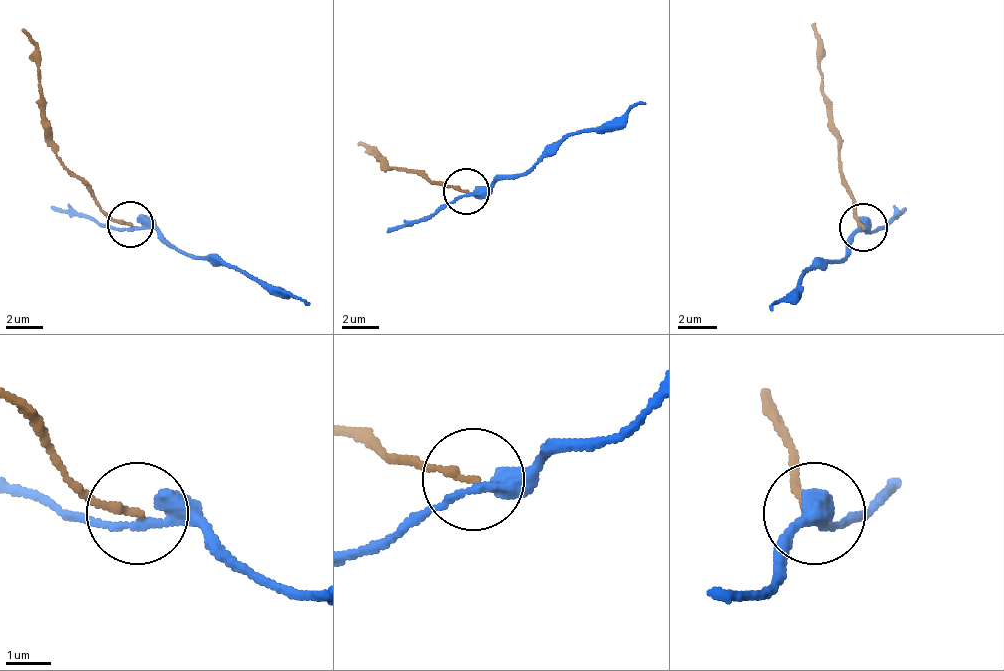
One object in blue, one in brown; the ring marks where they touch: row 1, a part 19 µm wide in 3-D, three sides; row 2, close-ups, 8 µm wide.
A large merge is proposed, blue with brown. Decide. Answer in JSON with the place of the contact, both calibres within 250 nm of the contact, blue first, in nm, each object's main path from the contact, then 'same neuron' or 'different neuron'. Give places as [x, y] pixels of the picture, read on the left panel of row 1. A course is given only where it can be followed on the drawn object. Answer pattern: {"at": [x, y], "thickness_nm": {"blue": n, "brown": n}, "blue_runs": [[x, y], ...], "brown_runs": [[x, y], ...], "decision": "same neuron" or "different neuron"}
{"at": [130, 224], "thickness_nm": {"blue": 200, "brown": 170}, "blue_runs": [[129, 225], [152, 225], [184, 253], [221, 258], [239, 271], [308, 304]], "brown_runs": [[129, 225], [64, 165], [46, 101], [36, 92], [36, 41], [23, 27]], "decision": "different neuron"}

